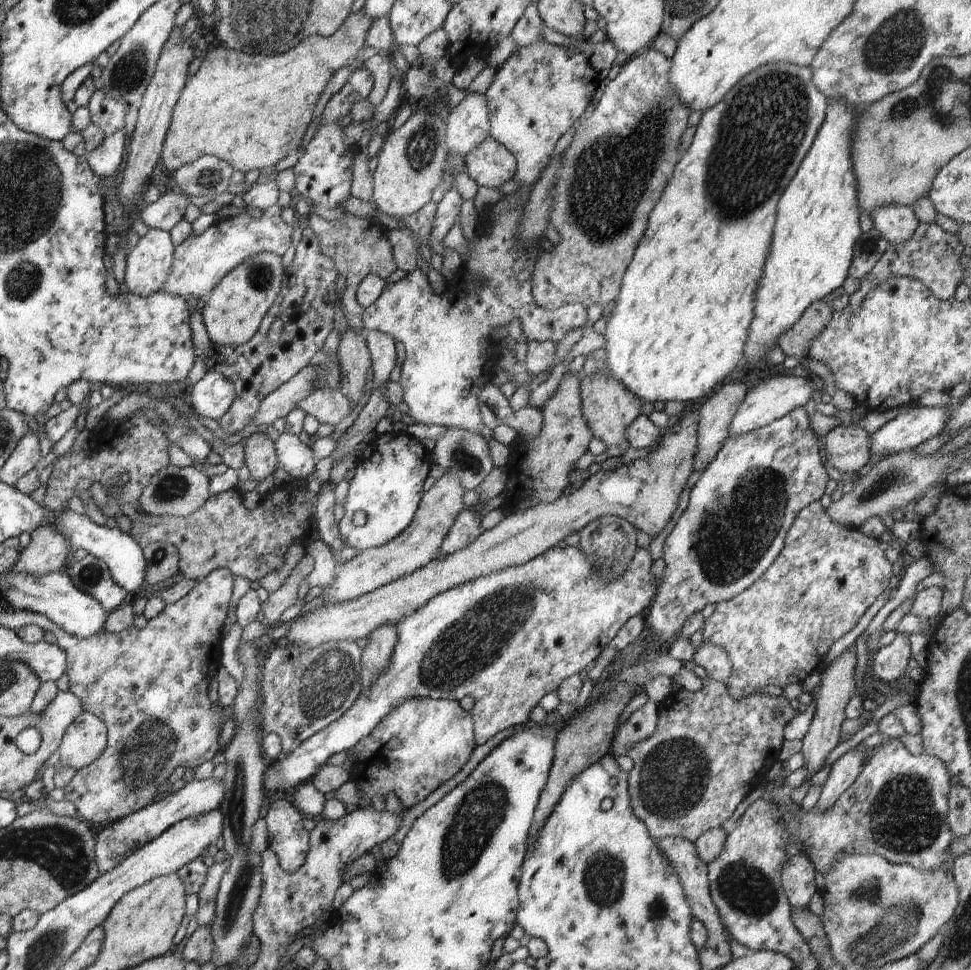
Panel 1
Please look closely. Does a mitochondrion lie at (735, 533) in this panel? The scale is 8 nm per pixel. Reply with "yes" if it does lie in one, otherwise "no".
yes

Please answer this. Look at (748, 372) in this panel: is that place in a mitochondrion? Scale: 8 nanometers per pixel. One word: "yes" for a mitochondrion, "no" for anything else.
no

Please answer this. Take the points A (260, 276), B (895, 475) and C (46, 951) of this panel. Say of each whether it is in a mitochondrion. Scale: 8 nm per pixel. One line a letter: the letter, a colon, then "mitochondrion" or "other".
A: mitochondrion
B: mitochondrion
C: mitochondrion

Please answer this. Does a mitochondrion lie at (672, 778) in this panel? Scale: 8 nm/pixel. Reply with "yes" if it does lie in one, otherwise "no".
yes

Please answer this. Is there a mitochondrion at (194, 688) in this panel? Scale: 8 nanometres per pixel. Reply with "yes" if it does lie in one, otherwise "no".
no

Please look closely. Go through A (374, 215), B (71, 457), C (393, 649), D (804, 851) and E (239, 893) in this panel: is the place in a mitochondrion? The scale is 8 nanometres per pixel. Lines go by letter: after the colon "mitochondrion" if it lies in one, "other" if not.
A: other
B: other
C: other
D: other
E: mitochondrion

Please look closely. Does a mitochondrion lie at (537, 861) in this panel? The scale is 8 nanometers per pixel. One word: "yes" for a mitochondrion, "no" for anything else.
no

